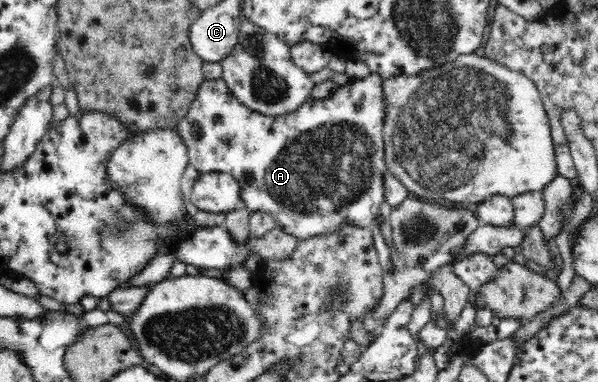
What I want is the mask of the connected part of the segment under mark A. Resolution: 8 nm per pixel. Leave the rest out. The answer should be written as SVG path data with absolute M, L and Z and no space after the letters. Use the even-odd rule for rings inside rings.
M376 72L369 73L361 80L349 80L349 84L341 85L339 90L335 90L333 94L328 95L327 98L316 99L309 97L307 101L303 102L299 108L296 108L291 113L271 116L265 113L260 113L243 105L241 101L233 93L230 92L229 86L223 76L218 79L208 80L199 86L198 97L191 105L189 112L185 118L177 123L175 127L176 133L183 139L188 150L189 165L194 166L203 175L206 173L228 173L238 180L242 187L242 201L249 211L264 211L270 213L272 218L276 221L277 226L297 238L297 241L307 241L309 238L319 237L325 234L336 232L342 228L343 225L353 225L359 228L370 227L375 223L375 218L380 214L379 208L385 202L386 197L386 175L388 174L387 165L385 162L385 142L383 138L383 126L387 118L387 97L386 90L383 89L382 75Z

